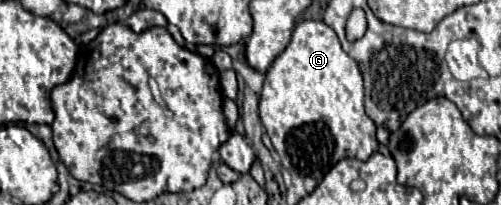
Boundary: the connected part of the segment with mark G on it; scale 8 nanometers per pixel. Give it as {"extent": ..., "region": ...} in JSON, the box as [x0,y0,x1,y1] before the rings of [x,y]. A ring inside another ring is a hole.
{"extent":[259,20,377,182],"region":[[[303,20],[295,26],[289,46],[275,58],[271,68],[265,74],[263,92],[259,100],[261,122],[273,142],[275,152],[279,154],[281,166],[299,176],[311,176],[317,182],[343,158],[369,160],[377,150],[375,124],[367,118],[363,108],[363,78],[355,60],[343,52],[341,42],[333,28],[321,20]]]}

